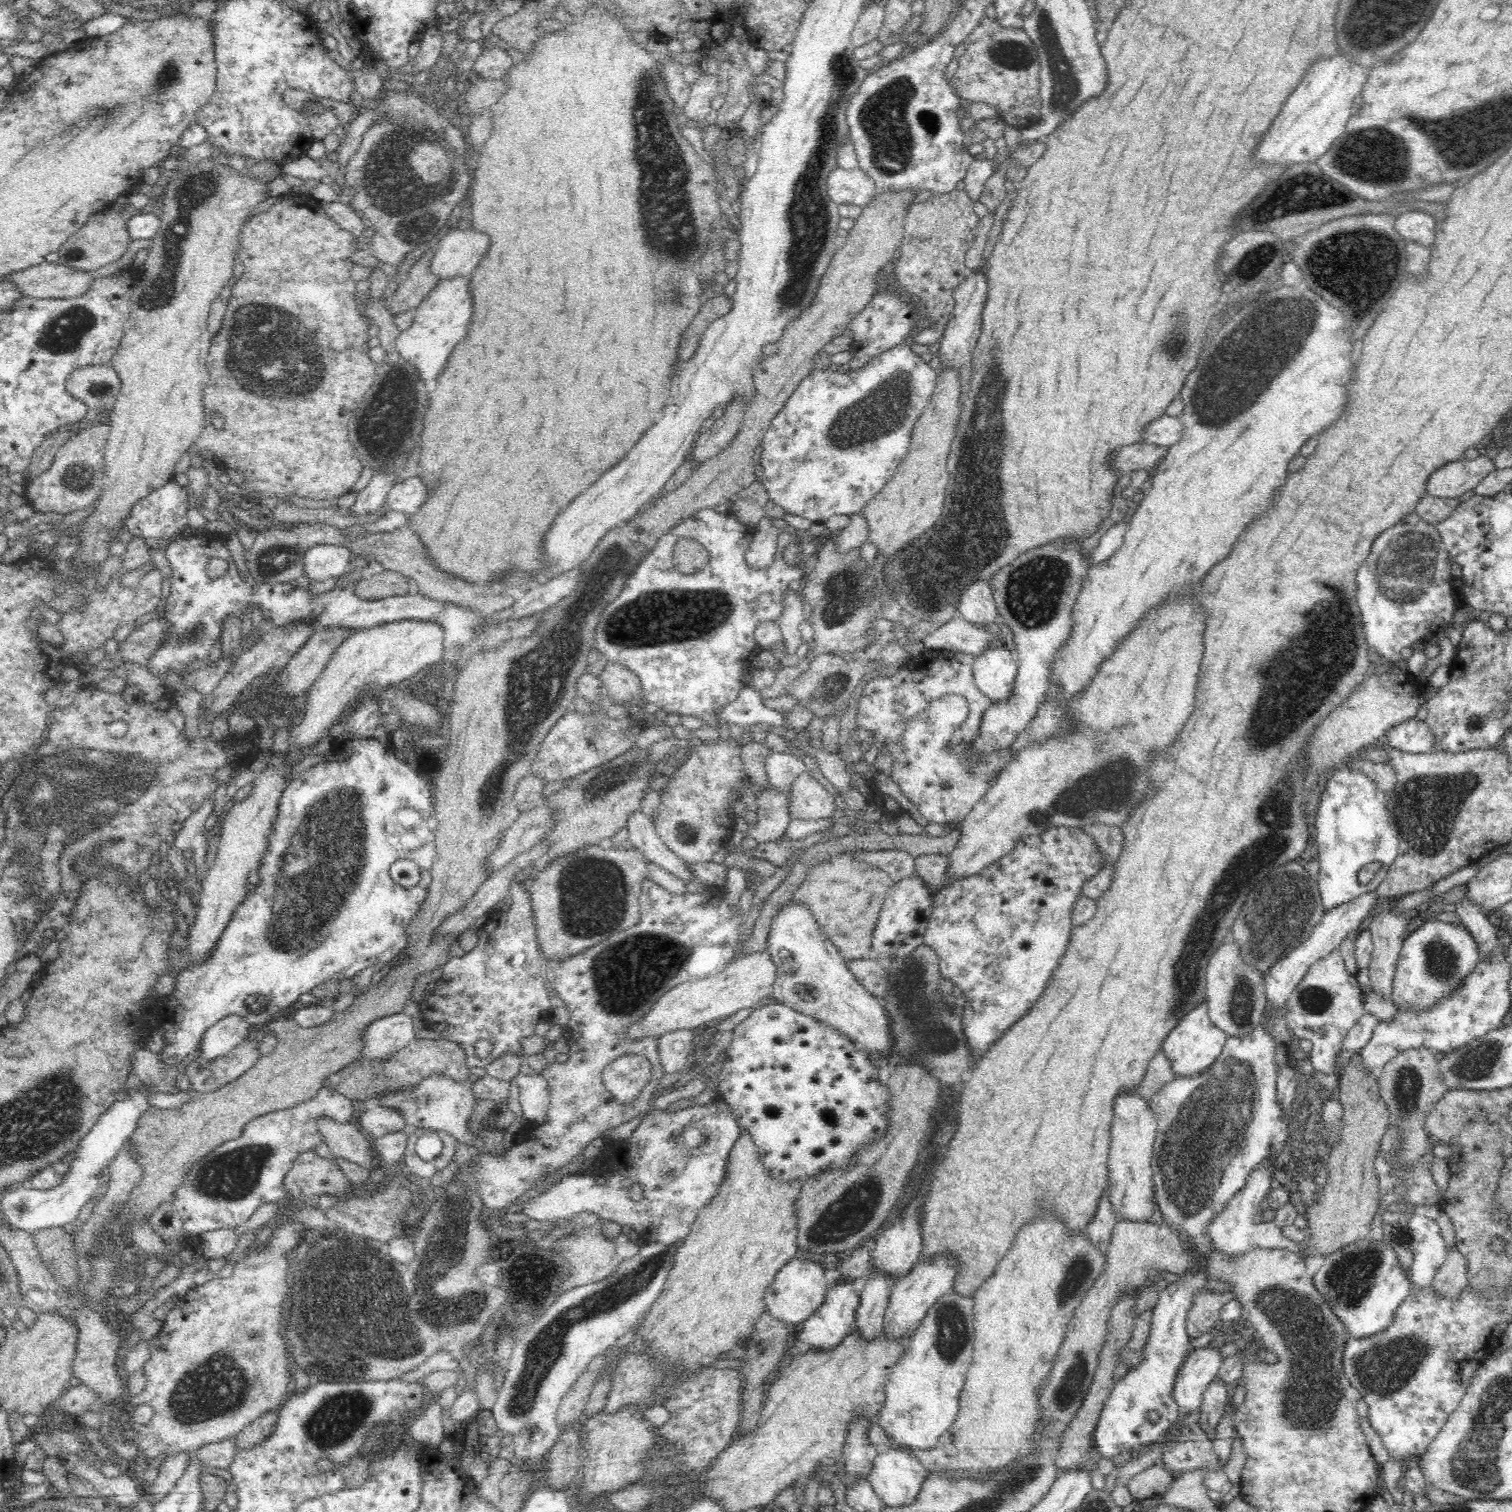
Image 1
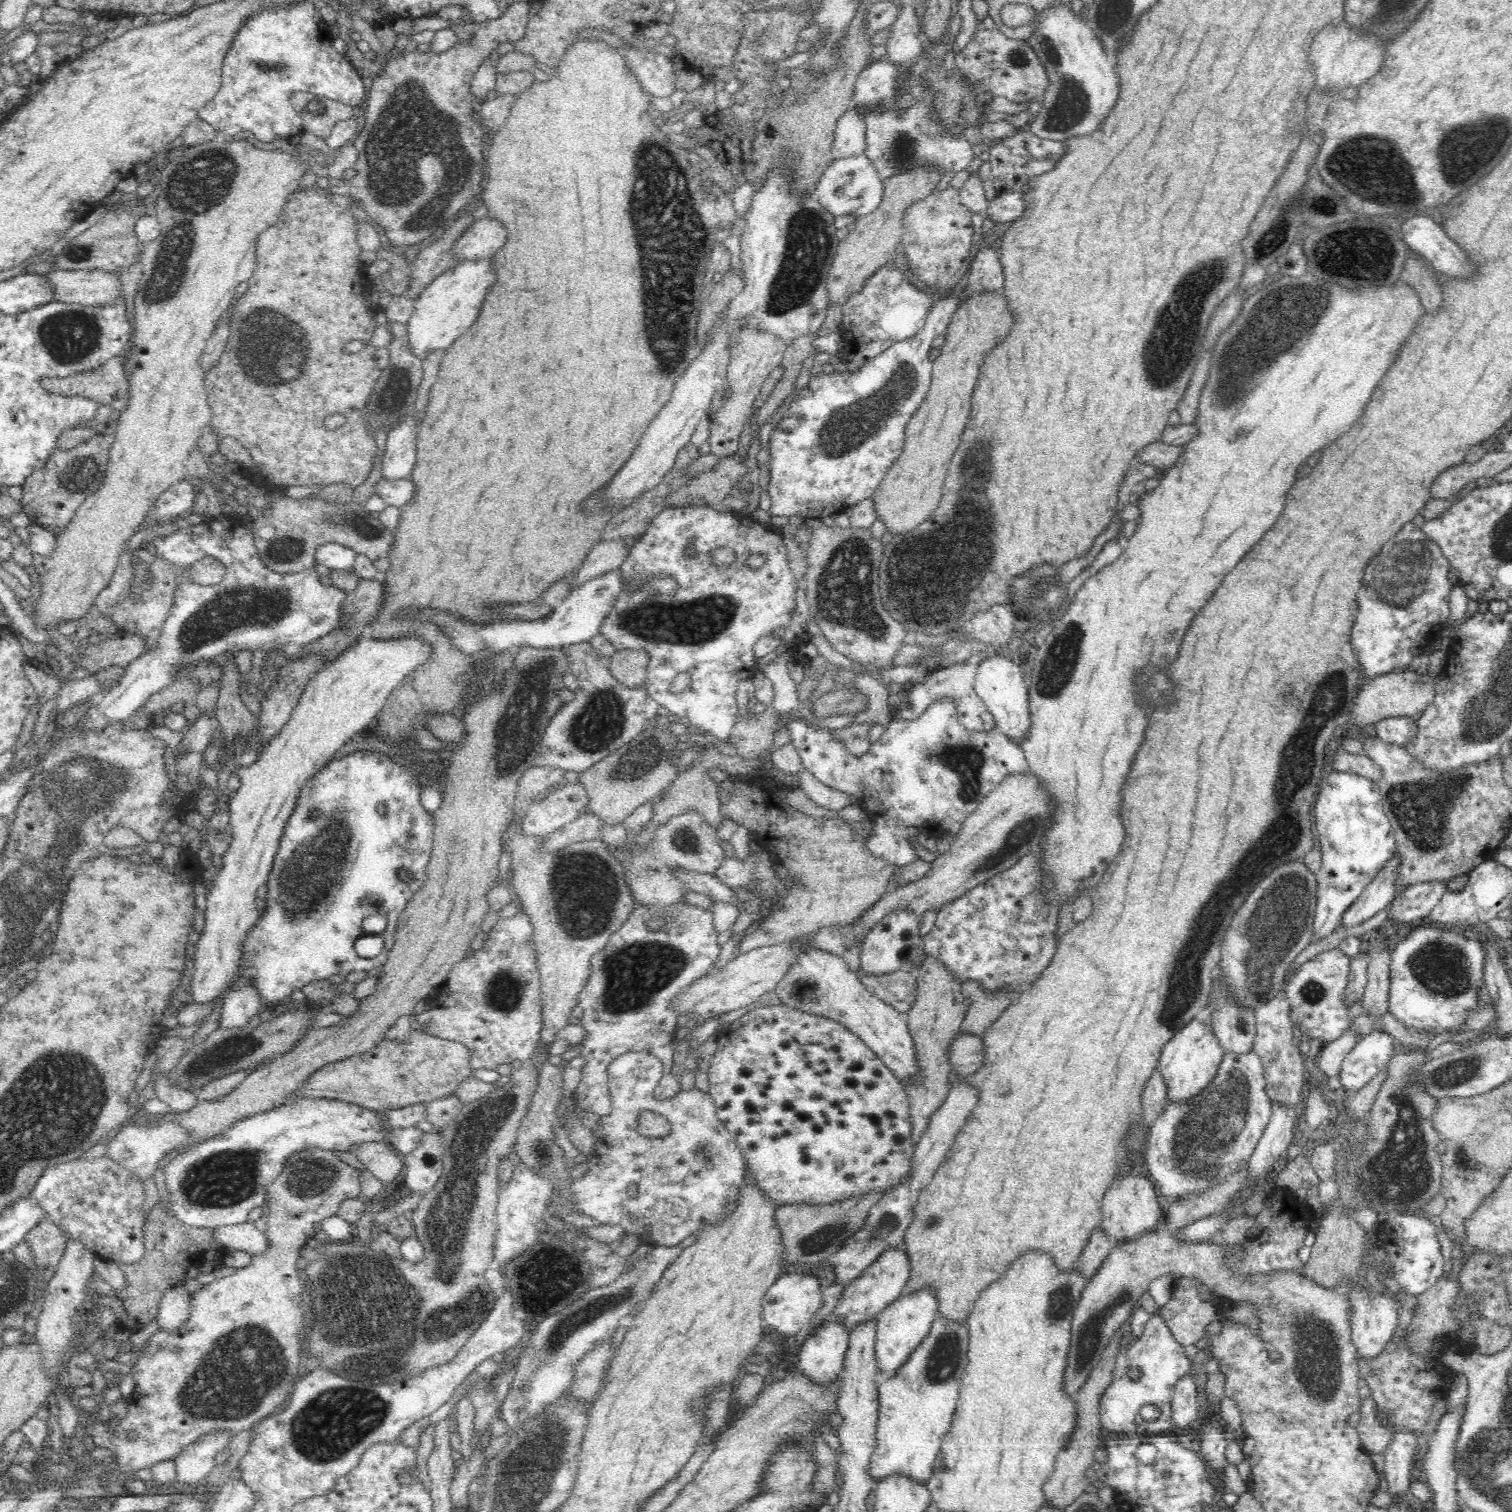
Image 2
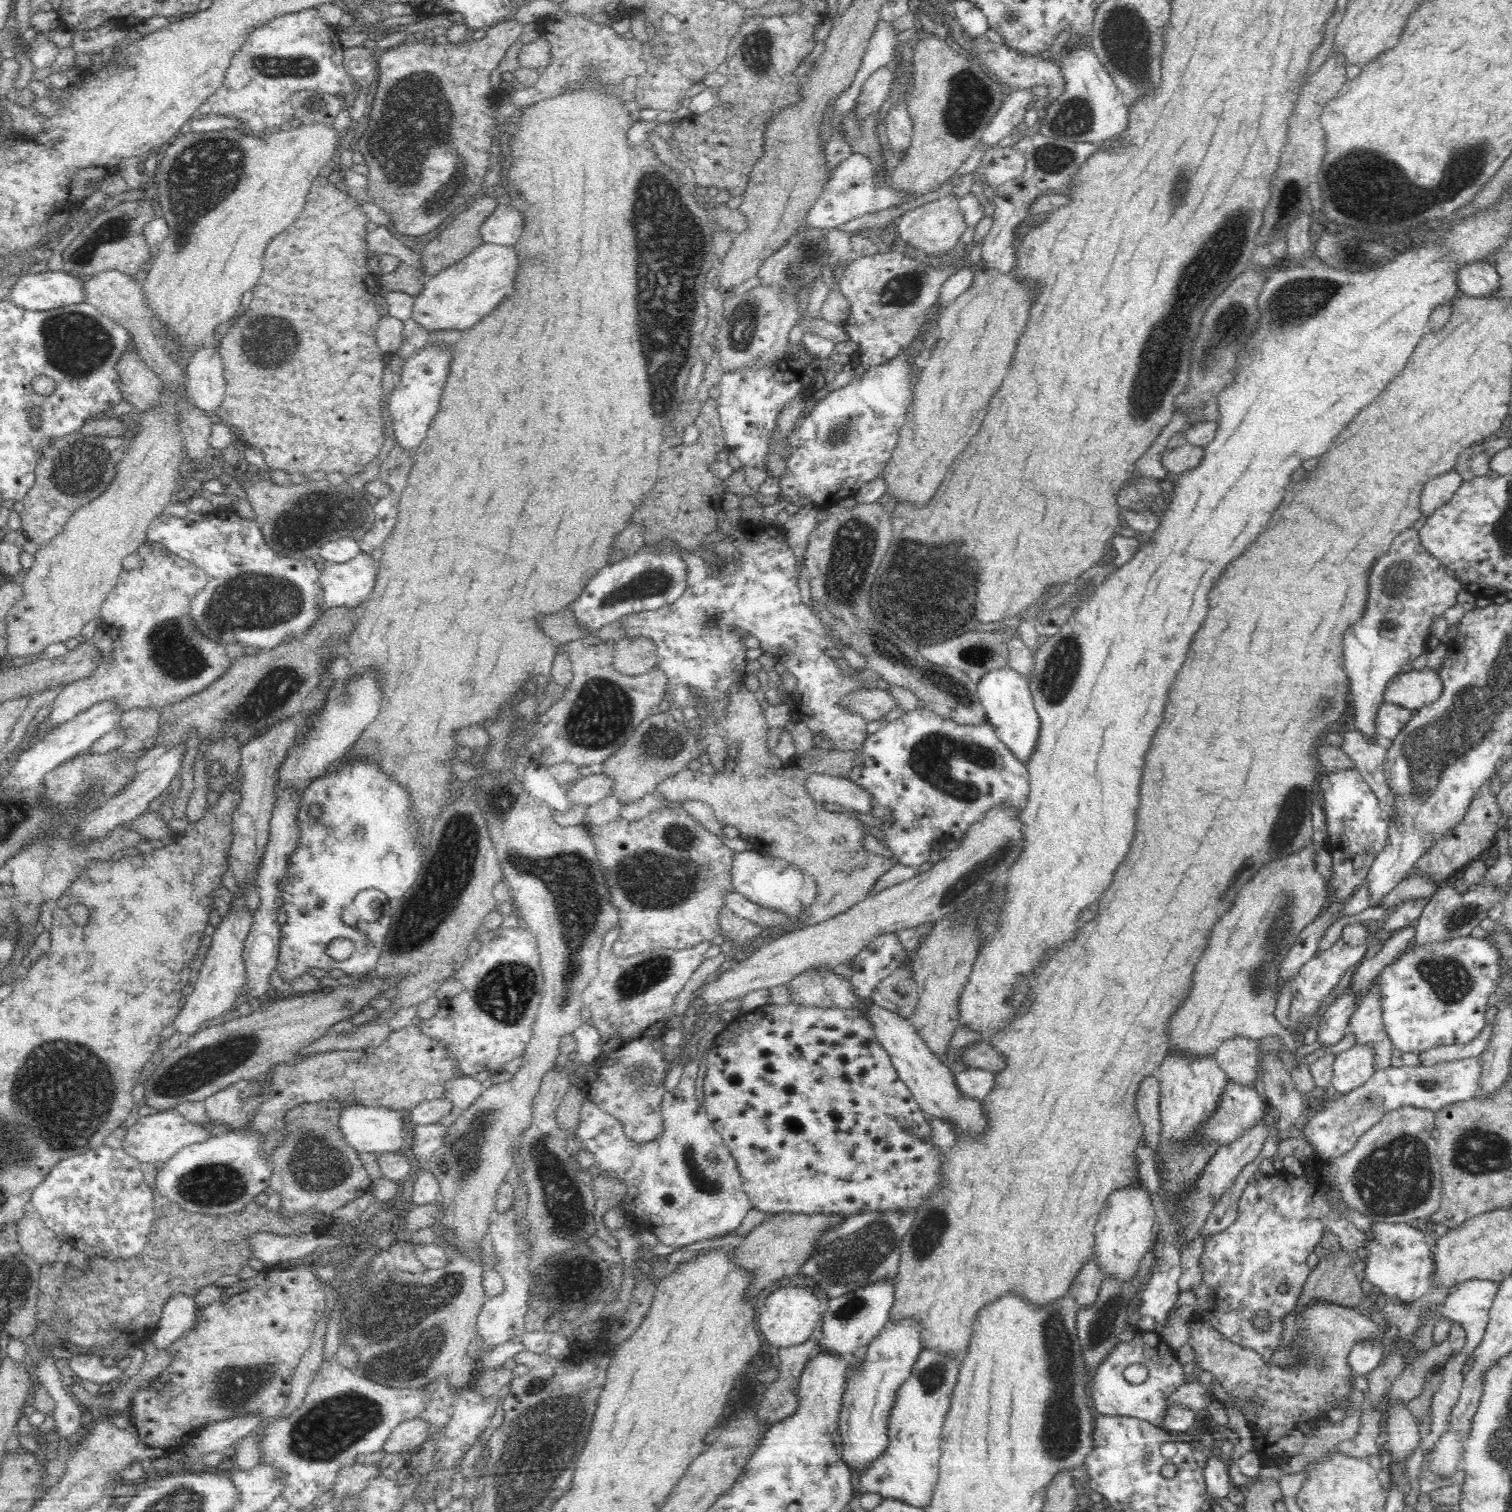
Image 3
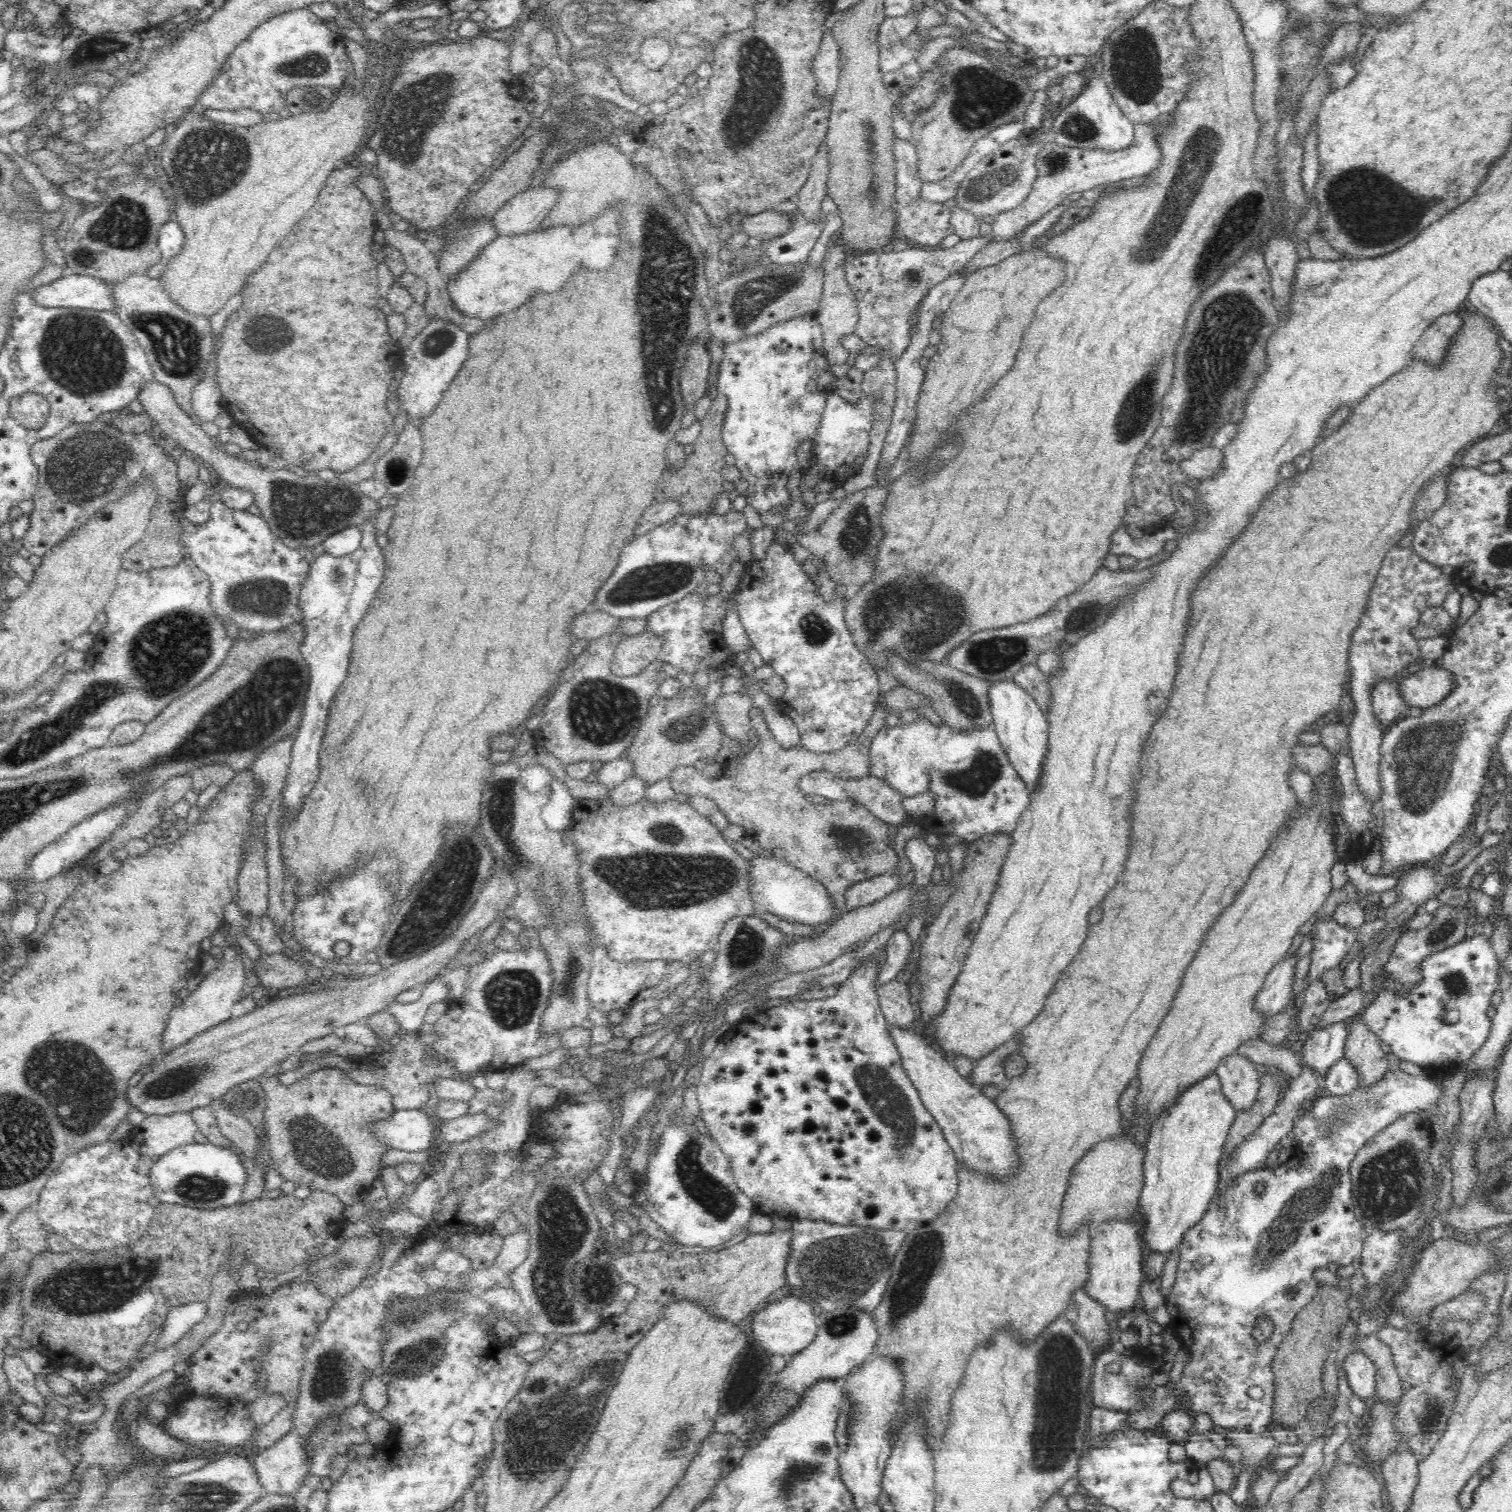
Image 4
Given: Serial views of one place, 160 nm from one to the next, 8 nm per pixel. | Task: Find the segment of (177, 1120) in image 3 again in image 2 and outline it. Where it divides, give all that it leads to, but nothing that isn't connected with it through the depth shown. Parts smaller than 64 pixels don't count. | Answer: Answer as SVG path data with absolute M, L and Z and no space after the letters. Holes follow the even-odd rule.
M172 1122L151 1123L149 1126L130 1124L116 1134L107 1144L105 1156L127 1168L138 1180L148 1180L160 1162L171 1150L187 1143L189 1134L182 1126Z

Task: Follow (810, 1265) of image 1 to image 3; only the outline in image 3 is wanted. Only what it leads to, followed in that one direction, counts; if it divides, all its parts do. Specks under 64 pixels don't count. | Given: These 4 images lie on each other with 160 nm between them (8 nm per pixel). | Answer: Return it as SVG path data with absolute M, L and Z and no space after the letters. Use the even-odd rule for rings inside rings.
M804 1286L780 1287L765 1298L757 1312L760 1330L766 1340L778 1348L802 1344L814 1333L814 1328L822 1319L824 1302L815 1288Z

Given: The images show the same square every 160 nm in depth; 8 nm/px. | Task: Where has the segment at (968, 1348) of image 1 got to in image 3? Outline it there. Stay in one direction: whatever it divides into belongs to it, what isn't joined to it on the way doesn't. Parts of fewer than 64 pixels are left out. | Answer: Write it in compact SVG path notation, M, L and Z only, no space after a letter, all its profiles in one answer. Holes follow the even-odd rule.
M926 1349L920 1352L910 1378L898 1388L887 1422L888 1448L857 1477L854 1499L860 1494L875 1492L884 1499L898 1499L908 1505L928 1508L937 1480L940 1462L940 1438L950 1400L958 1381L962 1359L937 1354Z

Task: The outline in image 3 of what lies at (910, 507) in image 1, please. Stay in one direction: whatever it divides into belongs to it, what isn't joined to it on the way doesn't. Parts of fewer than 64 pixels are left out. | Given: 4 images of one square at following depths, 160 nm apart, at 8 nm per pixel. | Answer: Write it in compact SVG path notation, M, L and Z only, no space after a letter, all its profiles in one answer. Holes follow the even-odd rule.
M974 242L972 244L971 251L967 258L969 259L969 265L974 269L973 282L970 288L964 291L964 294L960 294L960 296L958 296L952 304L944 308L942 314L938 316L937 330L940 338L938 342L934 344L934 350L931 351L930 358L923 363L921 376L917 380L917 387L915 387L913 391L914 401L912 401L912 404L910 404L908 408L909 412L906 422L904 426L902 426L902 430L900 430L898 444L886 465L886 469L881 474L886 481L886 485L888 485L887 492L894 497L897 504L912 502L912 506L922 508L922 506L926 506L926 504L930 502L930 498L934 498L940 482L944 480L946 470L950 468L950 464L954 462L954 458L966 448L966 444L970 442L970 438L978 432L978 428L980 428L980 424L982 424L982 418L986 416L986 406L988 406L988 402L990 402L990 396L994 396L996 390L998 390L998 386L1002 384L1002 380L1004 380L1004 376L1006 376L1006 370L1008 370L1008 366L1010 366L1010 362L1012 362L1012 356L1014 356L1018 338L1022 336L1022 332L1024 332L1024 328L1026 328L1026 322L1028 322L1028 310L1030 310L1030 296L1028 296L1028 292L1026 292L1022 286L1018 286L1012 278L1008 278L1008 274L1001 274L1001 272L997 272L997 270L982 270L982 267L979 265L982 258L981 243Z

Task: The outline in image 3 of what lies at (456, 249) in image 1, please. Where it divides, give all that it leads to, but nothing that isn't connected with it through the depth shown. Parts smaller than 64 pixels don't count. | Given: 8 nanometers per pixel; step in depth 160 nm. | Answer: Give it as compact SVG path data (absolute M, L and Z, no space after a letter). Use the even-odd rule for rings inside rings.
M500 205L481 224L479 233L484 244L512 246L522 236L523 214L515 206Z

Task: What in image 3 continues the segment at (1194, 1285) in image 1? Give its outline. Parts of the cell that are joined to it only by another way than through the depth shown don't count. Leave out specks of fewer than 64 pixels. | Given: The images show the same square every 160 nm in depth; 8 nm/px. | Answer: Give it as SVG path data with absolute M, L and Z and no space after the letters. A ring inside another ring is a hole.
M1135 1331L1135 1336L1130 1342L1118 1343L1115 1348L1108 1354L1099 1366L1091 1373L1093 1384L1090 1384L1090 1398L1095 1414L1103 1414L1104 1416L1124 1416L1130 1418L1139 1418L1150 1422L1154 1426L1162 1427L1164 1424L1164 1416L1168 1406L1170 1396L1174 1395L1185 1384L1185 1373L1183 1364L1177 1358L1168 1344L1166 1344L1160 1335L1153 1331ZM1132 1363L1144 1363L1144 1366L1149 1370L1148 1379L1142 1384L1130 1384L1122 1374L1126 1366Z

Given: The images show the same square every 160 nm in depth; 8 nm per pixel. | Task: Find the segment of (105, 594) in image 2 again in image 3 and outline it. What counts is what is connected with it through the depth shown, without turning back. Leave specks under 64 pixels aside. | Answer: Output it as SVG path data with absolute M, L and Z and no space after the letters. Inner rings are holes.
M144 543L136 550L144 559L141 567L126 570L122 569L114 590L108 594L102 603L99 614L105 626L112 628L114 654L108 662L102 662L86 679L75 680L64 685L64 688L53 700L51 713L44 720L44 724L33 732L38 740L59 724L68 722L74 715L84 712L97 702L110 699L118 703L122 712L138 707L154 707L163 709L174 702L190 698L208 686L212 686L218 678L222 678L232 661L226 655L226 645L214 643L206 639L196 630L193 618L189 616L191 600L208 584L208 575L202 567L186 560L170 551L160 550L158 544L151 543L146 547Z

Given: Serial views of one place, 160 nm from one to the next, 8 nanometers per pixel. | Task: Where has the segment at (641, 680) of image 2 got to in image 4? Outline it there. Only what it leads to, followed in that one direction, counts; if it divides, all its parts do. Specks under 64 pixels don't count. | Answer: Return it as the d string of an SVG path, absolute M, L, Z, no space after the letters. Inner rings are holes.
M644 631L618 643L612 657L611 671L618 676L640 674L650 662L658 659L664 639Z

